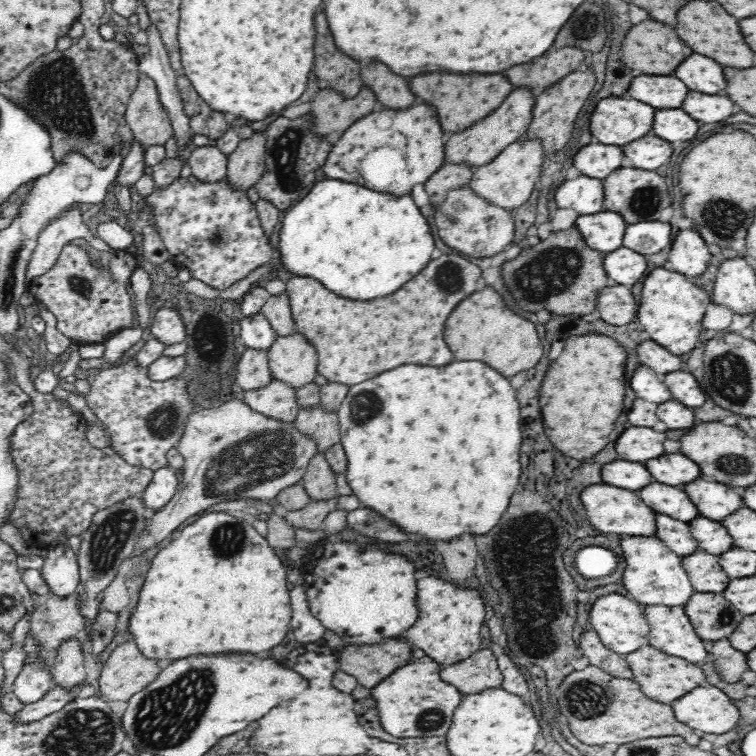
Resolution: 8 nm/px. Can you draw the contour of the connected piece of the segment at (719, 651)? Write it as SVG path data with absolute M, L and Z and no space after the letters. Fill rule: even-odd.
M726 639L712 642L709 652L714 656L714 666L718 666L718 675L724 682L738 682L742 673L749 669L746 653L734 650Z

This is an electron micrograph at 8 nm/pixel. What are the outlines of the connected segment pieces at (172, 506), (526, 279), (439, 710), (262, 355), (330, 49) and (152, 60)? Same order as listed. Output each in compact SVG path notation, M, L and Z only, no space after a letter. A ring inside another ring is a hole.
M231 399L218 408L190 413L182 424L177 449L184 457L182 483L170 504L154 513L150 524L156 543L190 516L228 500L255 499L274 504L285 488L302 483L316 443L286 423L252 411L245 401Z
M576 227L553 231L546 240L519 252L517 258L502 265L500 275L522 312L550 310L553 316L584 316L595 309L598 294L611 283L603 266L604 254L589 248Z
M430 657L412 659L395 670L380 684L369 689L378 710L379 724L388 734L400 740L445 736L451 726L453 713L464 696L440 676L440 665Z
M246 349L237 364L237 369L235 382L244 392L261 389L272 381L266 351Z
M316 14L316 58L312 71L317 80L328 82L328 89L336 91L344 99L354 98L362 87L361 63L350 59L336 48L324 14Z
M150 19L150 25L146 31L149 38L150 51L147 55L139 58L139 72L145 72L150 78L154 79L155 88L156 91L158 91L158 101L162 103L162 107L164 107L164 111L166 111L166 115L168 115L168 118L170 119L170 125L172 125L172 136L174 136L177 145L178 158L180 158L178 163L180 166L188 165L188 158L192 152L188 146L191 138L193 137L193 133L191 132L189 118L184 110L177 87L178 74L171 67L168 51L164 46L163 40L161 39L162 35L160 35L158 27L156 27L156 23L153 22L153 20Z

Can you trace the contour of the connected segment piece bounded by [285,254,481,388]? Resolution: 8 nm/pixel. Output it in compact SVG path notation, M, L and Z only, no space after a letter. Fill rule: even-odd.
M444 254L432 260L414 280L402 286L402 290L386 296L386 300L346 300L325 290L318 279L308 277L291 277L285 282L285 295L289 297L295 332L315 348L317 373L328 383L350 388L402 364L446 366L454 362L442 338L444 324L450 312L478 290L480 272L476 264L460 254ZM444 270L446 282L442 280Z

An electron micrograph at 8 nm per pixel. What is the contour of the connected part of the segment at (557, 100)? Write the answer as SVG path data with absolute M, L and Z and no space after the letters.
M583 67L561 78L552 87L536 93L530 124L526 127L524 138L526 140L540 141L544 157L558 153L568 144L578 112L584 106L584 102L588 100L594 84L596 84L594 73L590 71L590 68Z

